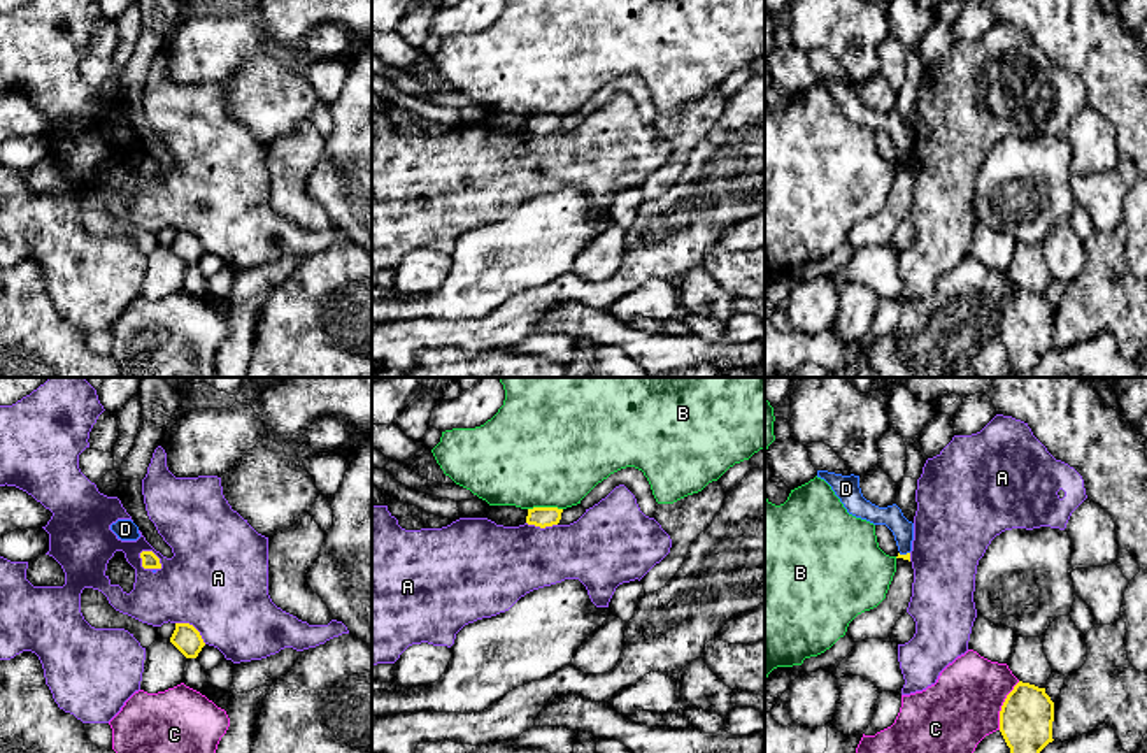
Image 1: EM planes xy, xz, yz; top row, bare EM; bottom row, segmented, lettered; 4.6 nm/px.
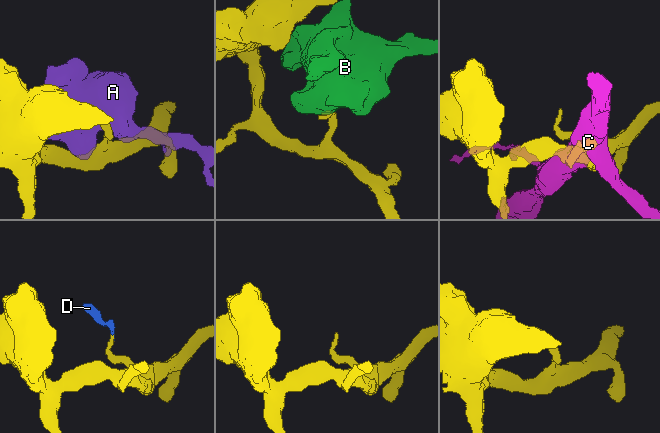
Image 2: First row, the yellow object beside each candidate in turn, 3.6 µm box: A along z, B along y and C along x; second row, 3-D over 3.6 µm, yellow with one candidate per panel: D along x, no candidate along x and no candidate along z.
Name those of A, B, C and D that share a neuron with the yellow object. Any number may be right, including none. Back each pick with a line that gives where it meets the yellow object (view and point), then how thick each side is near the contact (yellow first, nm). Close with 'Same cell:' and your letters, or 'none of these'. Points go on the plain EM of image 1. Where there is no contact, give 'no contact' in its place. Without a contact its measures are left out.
D: contact yz (904, 162); calibres 30 and 100 nm
Same cell: D

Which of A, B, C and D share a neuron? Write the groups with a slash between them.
A / B / C / D

